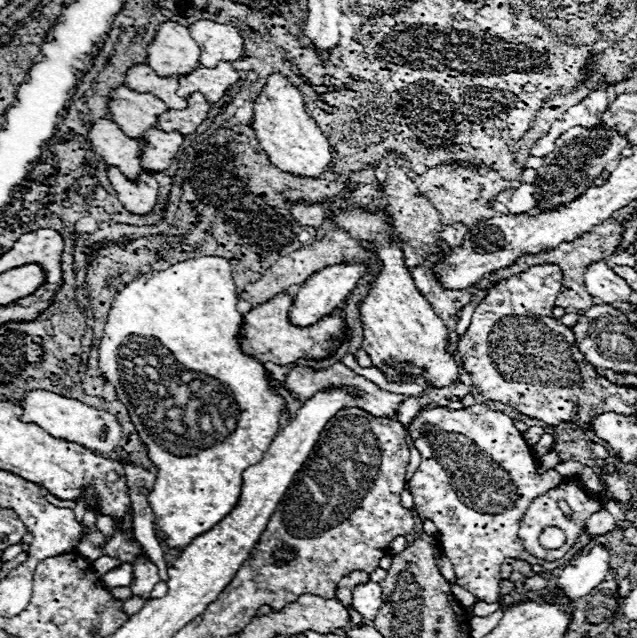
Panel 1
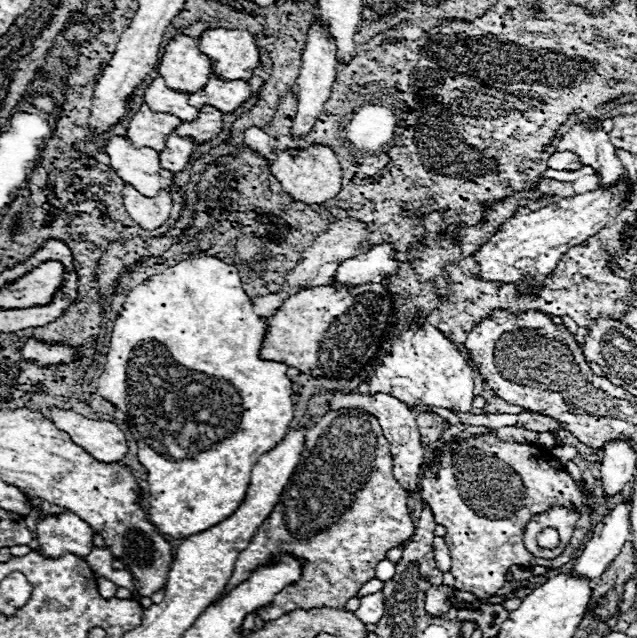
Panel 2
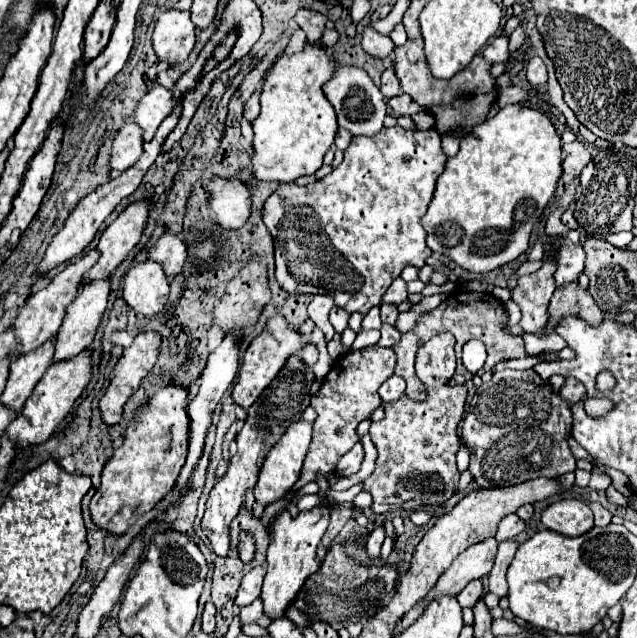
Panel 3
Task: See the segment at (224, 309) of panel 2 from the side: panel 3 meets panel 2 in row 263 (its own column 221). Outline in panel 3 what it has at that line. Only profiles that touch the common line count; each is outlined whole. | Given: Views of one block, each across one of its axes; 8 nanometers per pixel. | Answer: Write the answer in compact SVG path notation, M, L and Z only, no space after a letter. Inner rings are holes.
M214 178L210 182L210 208L216 214L218 224L226 230L240 228L250 216L250 194L246 184L238 178Z

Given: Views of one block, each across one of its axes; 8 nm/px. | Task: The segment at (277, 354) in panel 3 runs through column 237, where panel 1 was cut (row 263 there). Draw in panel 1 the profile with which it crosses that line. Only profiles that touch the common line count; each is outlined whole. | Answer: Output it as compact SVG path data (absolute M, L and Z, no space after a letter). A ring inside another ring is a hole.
M332 208L330 218L336 218L338 226L348 230L354 238L372 240L372 248L378 252L382 264L382 274L372 286L372 294L360 304L362 322L364 322L364 350L390 382L410 382L410 378L398 376L396 366L412 364L412 374L422 372L424 380L434 388L452 386L460 378L460 366L454 362L448 352L448 330L440 316L432 310L428 300L418 292L410 272L404 266L404 256L398 244L388 244L390 234L386 232L386 220L380 214L366 214L360 210L336 210Z

